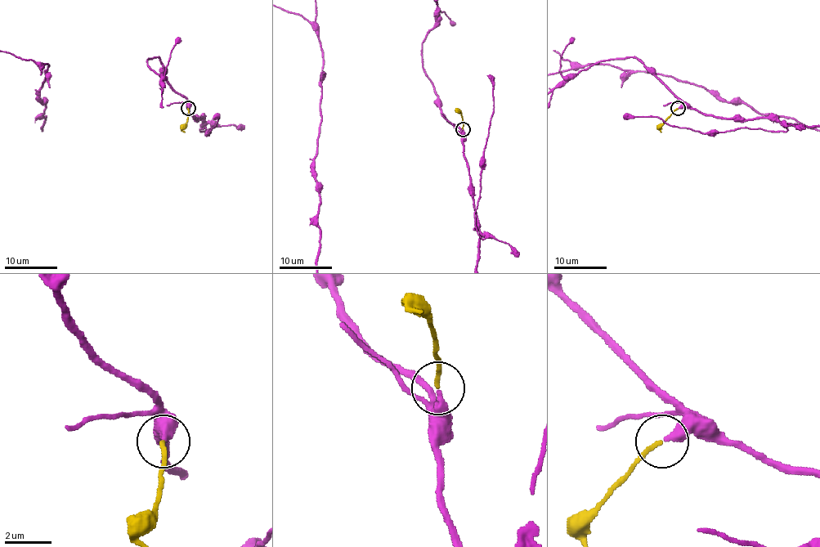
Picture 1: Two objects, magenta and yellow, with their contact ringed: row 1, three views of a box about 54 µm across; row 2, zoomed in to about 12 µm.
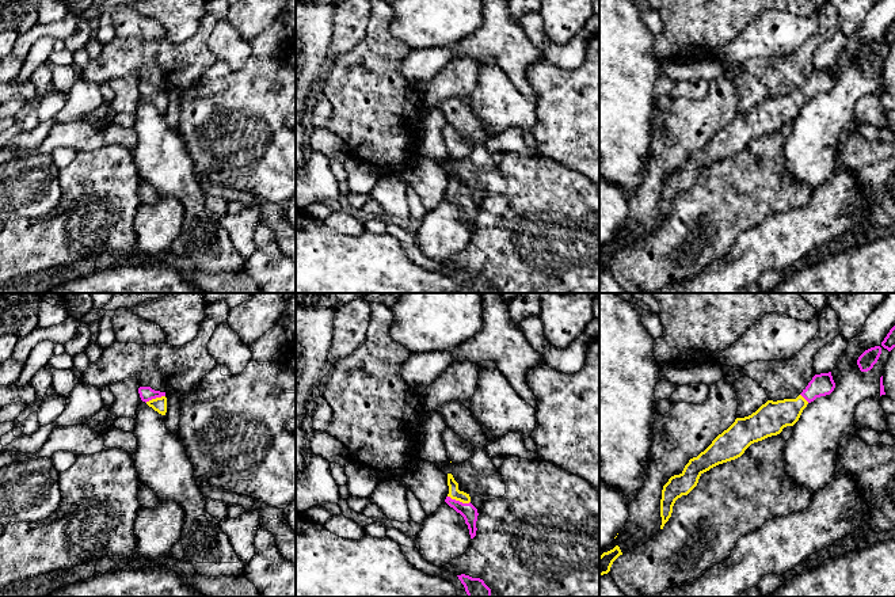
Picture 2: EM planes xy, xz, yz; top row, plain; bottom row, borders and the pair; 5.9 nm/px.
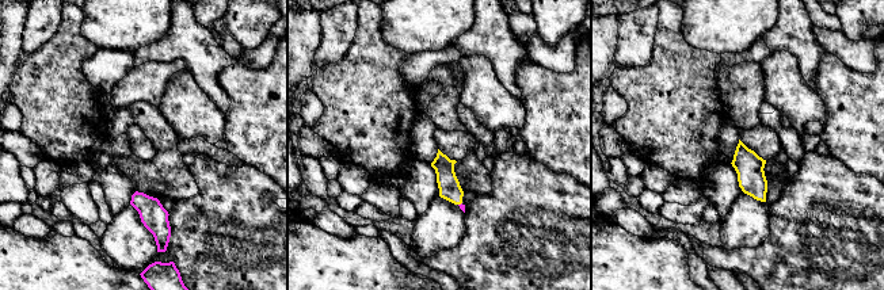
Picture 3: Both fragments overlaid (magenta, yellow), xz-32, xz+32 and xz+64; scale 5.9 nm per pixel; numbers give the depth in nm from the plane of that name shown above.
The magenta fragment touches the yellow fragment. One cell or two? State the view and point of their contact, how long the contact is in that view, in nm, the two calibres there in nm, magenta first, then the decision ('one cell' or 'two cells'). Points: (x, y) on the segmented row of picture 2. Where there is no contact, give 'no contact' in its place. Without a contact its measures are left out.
xz (459, 501) | 140 nm | 90/70 nm | one cell

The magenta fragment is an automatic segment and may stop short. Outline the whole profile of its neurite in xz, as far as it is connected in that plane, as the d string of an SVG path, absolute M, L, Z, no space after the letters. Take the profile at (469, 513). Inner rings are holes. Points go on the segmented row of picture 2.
M448 474L448 486L449 494L445 502L464 517L471 539L473 539L477 531L477 509L471 503L469 494L458 490L458 483L454 480L452 474Z

